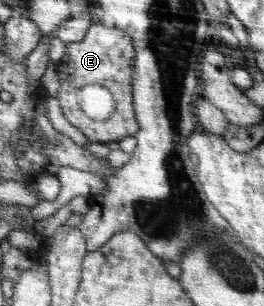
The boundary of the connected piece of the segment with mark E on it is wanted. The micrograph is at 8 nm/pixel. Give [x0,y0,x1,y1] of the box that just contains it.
[56,20,139,143]

